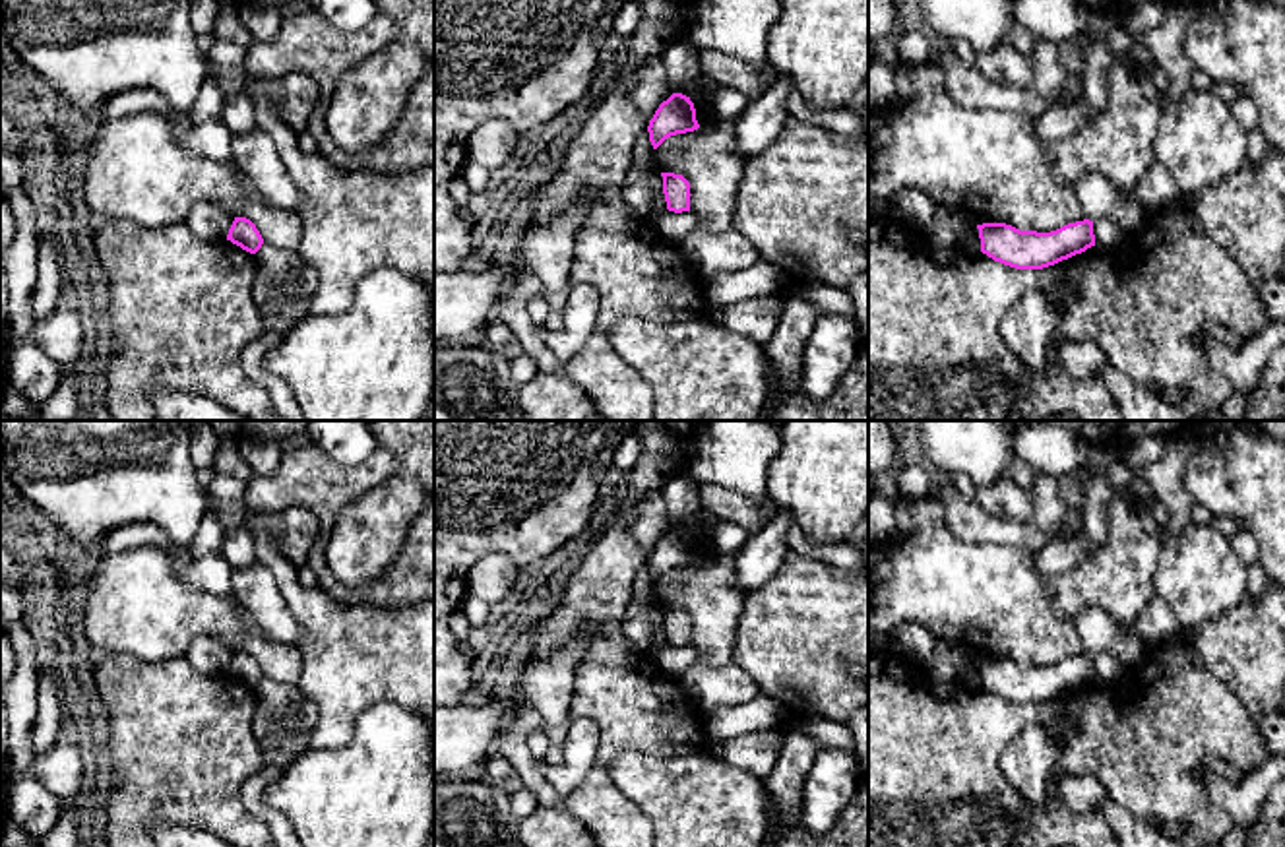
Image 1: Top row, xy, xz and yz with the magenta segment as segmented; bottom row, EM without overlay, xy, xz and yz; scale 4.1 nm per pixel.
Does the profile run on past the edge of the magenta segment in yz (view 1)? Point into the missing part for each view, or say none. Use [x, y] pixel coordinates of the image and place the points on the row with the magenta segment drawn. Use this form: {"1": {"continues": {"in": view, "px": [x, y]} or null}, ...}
{"1": {"continues": {"in": "yz", "px": [1101, 200]}}}

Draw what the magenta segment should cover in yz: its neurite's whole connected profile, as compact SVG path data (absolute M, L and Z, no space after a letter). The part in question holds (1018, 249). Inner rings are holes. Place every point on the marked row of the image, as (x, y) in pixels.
M1085 174L1076 186L1076 194L1085 213L1083 221L1068 223L1050 233L983 223L977 225L981 252L1016 269L1043 269L1095 246L1093 225L1097 221L1114 223L1130 236L1151 215L1130 192L1120 192L1101 174Z

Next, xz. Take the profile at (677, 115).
M673 93L659 105L649 120L647 132L653 149L657 149L667 138L698 130L696 109L690 97Z

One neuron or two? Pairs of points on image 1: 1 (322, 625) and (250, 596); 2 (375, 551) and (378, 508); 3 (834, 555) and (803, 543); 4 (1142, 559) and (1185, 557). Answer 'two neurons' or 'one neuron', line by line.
1: two neurons
2: one neuron
3: one neuron
4: two neurons

